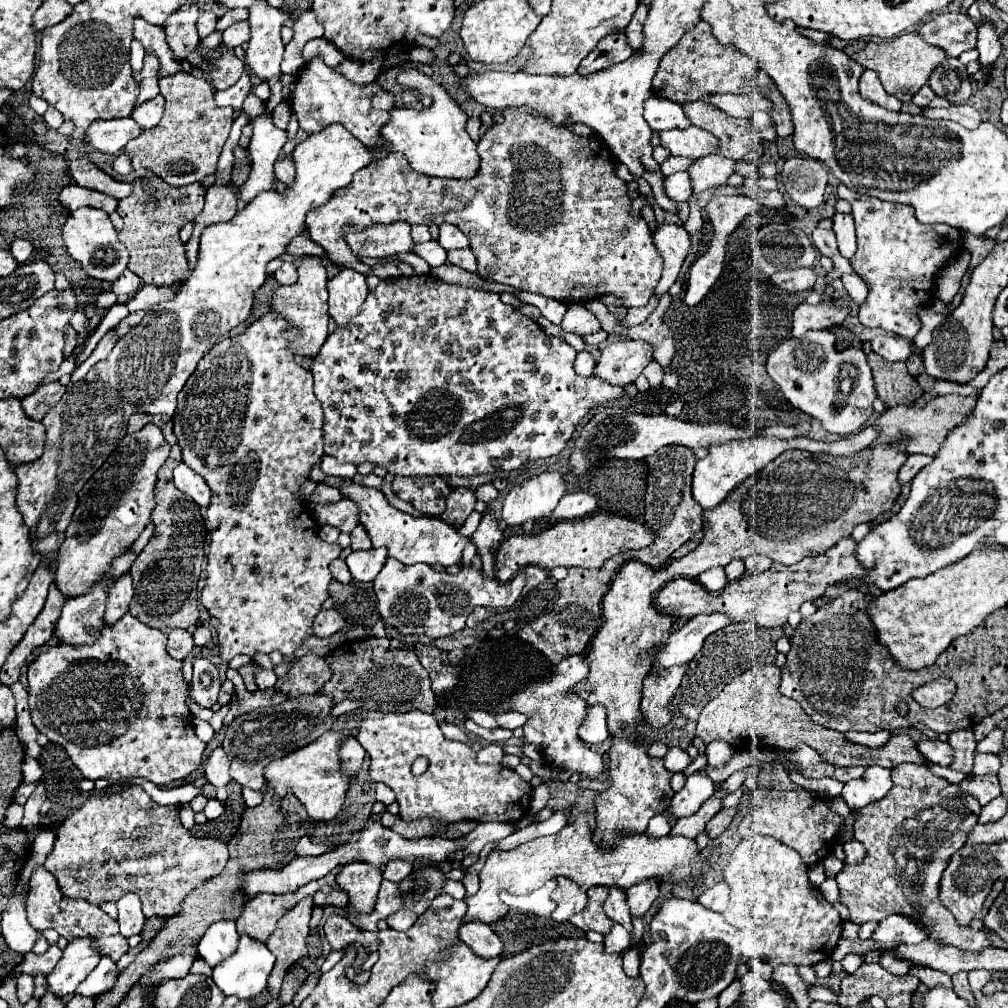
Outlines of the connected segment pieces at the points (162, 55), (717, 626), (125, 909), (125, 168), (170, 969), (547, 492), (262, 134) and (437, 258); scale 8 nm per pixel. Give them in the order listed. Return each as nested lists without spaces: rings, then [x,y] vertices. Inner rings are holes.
[[[135,18],[133,24],[135,24],[135,38],[139,42],[143,42],[143,46],[145,46],[147,52],[153,52],[153,54],[159,56],[159,60],[161,60],[161,70],[159,70],[161,78],[179,72],[181,66],[179,66],[179,62],[173,60],[173,52],[167,46],[163,28],[155,26],[155,24],[149,24],[145,20],[139,20],[139,18]]]
[[[701,614],[691,618],[683,628],[671,634],[669,642],[657,650],[655,662],[651,666],[651,672],[665,670],[675,664],[687,664],[693,660],[693,656],[703,648],[703,642],[709,634],[733,624],[735,620],[727,614]]]
[[[125,894],[119,902],[119,926],[121,926],[121,934],[125,938],[133,936],[133,934],[141,934],[143,924],[145,924],[145,916],[141,912],[141,900],[137,894]]]
[[[121,152],[121,154],[115,158],[113,168],[115,168],[115,172],[117,172],[117,174],[121,174],[121,176],[129,174],[129,172],[131,172],[131,158],[127,158],[127,154],[123,154],[123,152]]]
[[[191,946],[191,950],[185,950],[183,954],[177,954],[175,958],[171,958],[171,962],[163,962],[163,966],[159,966],[159,970],[155,970],[155,974],[147,974],[147,978],[141,978],[141,982],[157,982],[163,978],[183,978],[189,974],[191,964],[195,960],[195,946]]]
[[[543,472],[521,484],[515,484],[503,500],[503,520],[519,526],[527,520],[549,516],[567,494],[565,478],[559,472]]]
[[[261,114],[259,118],[251,120],[253,124],[253,136],[251,136],[251,154],[253,154],[253,166],[247,182],[239,188],[239,200],[243,204],[249,204],[255,196],[259,196],[265,190],[275,190],[275,176],[273,176],[273,164],[281,152],[281,148],[287,142],[285,130],[279,130],[269,114]]]
[[[429,240],[429,242],[425,242],[425,244],[415,244],[413,248],[415,248],[413,254],[421,256],[431,268],[443,266],[445,260],[447,260],[447,252],[445,252],[445,250],[439,246],[439,242],[435,242],[435,240]]]

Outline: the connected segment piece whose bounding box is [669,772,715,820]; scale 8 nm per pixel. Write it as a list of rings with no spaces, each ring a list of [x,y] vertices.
[[[695,772],[695,774],[687,776],[685,788],[681,792],[677,792],[671,800],[669,814],[675,816],[677,820],[695,814],[699,810],[699,806],[713,794],[713,788],[715,788],[715,784],[707,774]]]

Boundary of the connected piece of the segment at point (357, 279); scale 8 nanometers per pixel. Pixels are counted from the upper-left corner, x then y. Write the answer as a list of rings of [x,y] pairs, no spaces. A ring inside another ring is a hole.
[[[351,268],[341,270],[333,280],[329,280],[327,290],[329,290],[329,316],[335,320],[339,328],[347,326],[347,322],[359,314],[359,308],[369,294],[365,276]]]

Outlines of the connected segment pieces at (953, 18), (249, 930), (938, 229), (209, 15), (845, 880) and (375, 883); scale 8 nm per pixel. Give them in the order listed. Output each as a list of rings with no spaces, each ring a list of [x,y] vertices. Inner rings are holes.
[[[945,12],[919,26],[917,34],[927,44],[939,46],[947,56],[959,56],[963,50],[975,48],[977,24],[965,14]]]
[[[326,875],[323,881],[315,880],[307,883],[297,892],[286,894],[257,894],[251,898],[237,920],[237,932],[241,936],[249,936],[257,942],[267,942],[273,934],[277,920],[300,900],[314,895],[324,884],[336,885],[336,875]]]
[[[843,184],[837,192],[839,198],[847,200],[853,208],[857,252],[849,262],[869,284],[869,296],[859,306],[859,322],[913,340],[921,326],[915,312],[931,304],[935,274],[961,248],[961,234],[951,226],[925,226],[915,222],[915,210],[911,210],[911,206],[857,194]]]
[[[201,10],[201,12],[199,12],[199,20],[197,20],[199,40],[207,38],[207,36],[215,30],[215,24],[217,24],[217,16],[215,16],[211,10]]]
[[[915,764],[895,766],[895,768],[891,770],[891,778],[893,778],[893,788],[887,792],[885,798],[881,798],[881,800],[877,800],[877,802],[871,802],[871,804],[859,808],[859,810],[855,812],[853,836],[865,846],[867,856],[865,856],[863,862],[859,862],[859,864],[855,864],[855,866],[847,866],[847,868],[843,868],[843,870],[837,874],[835,880],[837,880],[839,888],[841,888],[839,900],[849,908],[851,918],[855,918],[855,920],[863,920],[863,922],[871,920],[871,908],[875,908],[875,910],[883,910],[885,914],[901,914],[901,916],[907,916],[907,918],[919,922],[919,924],[927,930],[927,936],[929,936],[929,938],[939,940],[939,942],[943,942],[943,944],[951,944],[951,946],[955,946],[955,948],[959,948],[959,950],[963,950],[963,952],[967,952],[967,950],[969,950],[969,952],[981,952],[981,950],[993,946],[991,940],[987,938],[987,934],[985,934],[983,930],[973,930],[973,928],[963,928],[963,926],[959,926],[959,924],[955,922],[953,914],[951,914],[951,912],[941,904],[941,900],[939,900],[939,880],[941,880],[941,874],[943,874],[943,870],[947,868],[949,858],[965,844],[965,840],[967,840],[971,828],[977,824],[977,818],[979,818],[979,814],[981,814],[981,804],[979,804],[971,794],[963,792],[959,784],[949,784],[947,780],[943,780],[943,778],[939,778],[939,776],[935,776],[935,774],[931,774],[931,770],[929,770],[927,766],[915,766]]]
[[[351,862],[343,866],[337,876],[337,884],[349,896],[349,908],[359,914],[371,914],[375,910],[377,892],[381,886],[381,868],[365,862]]]

